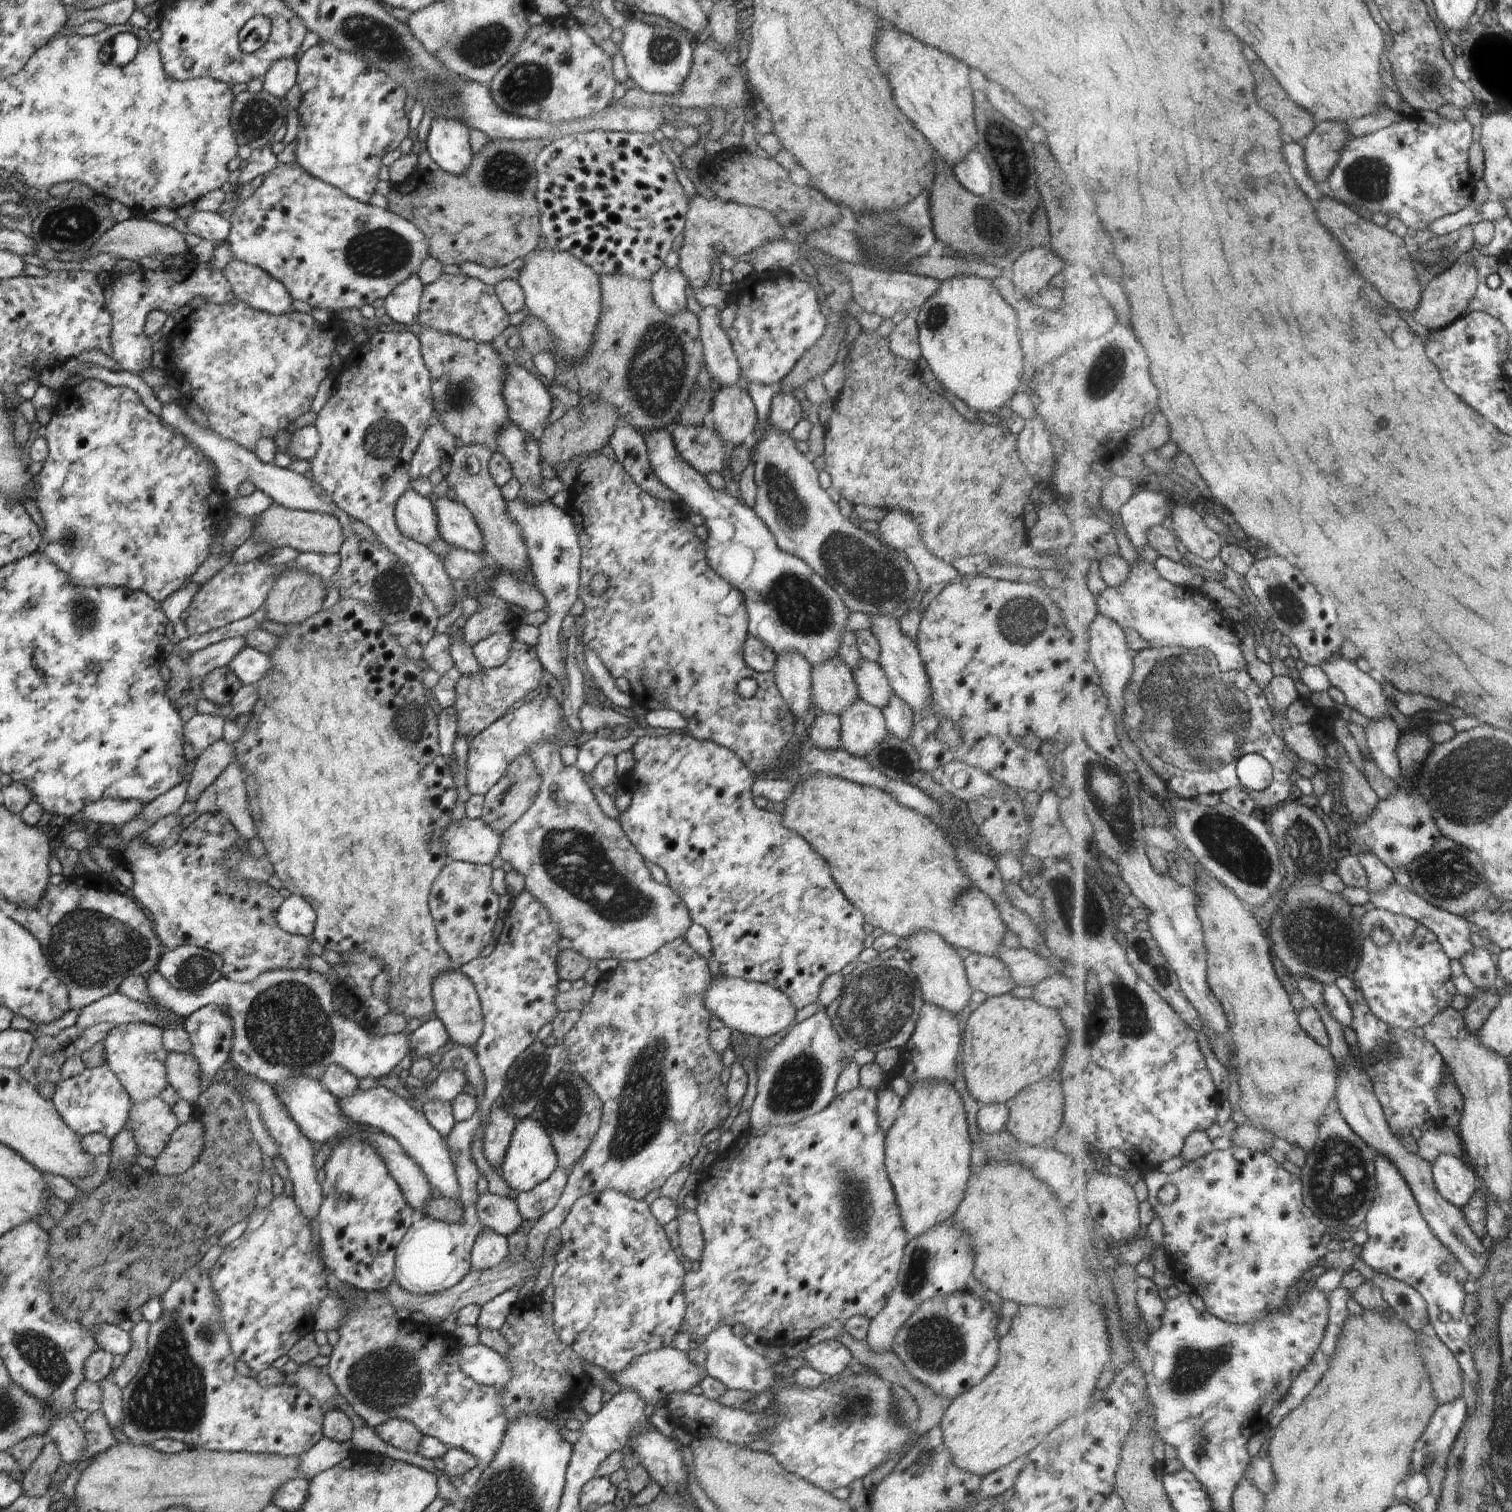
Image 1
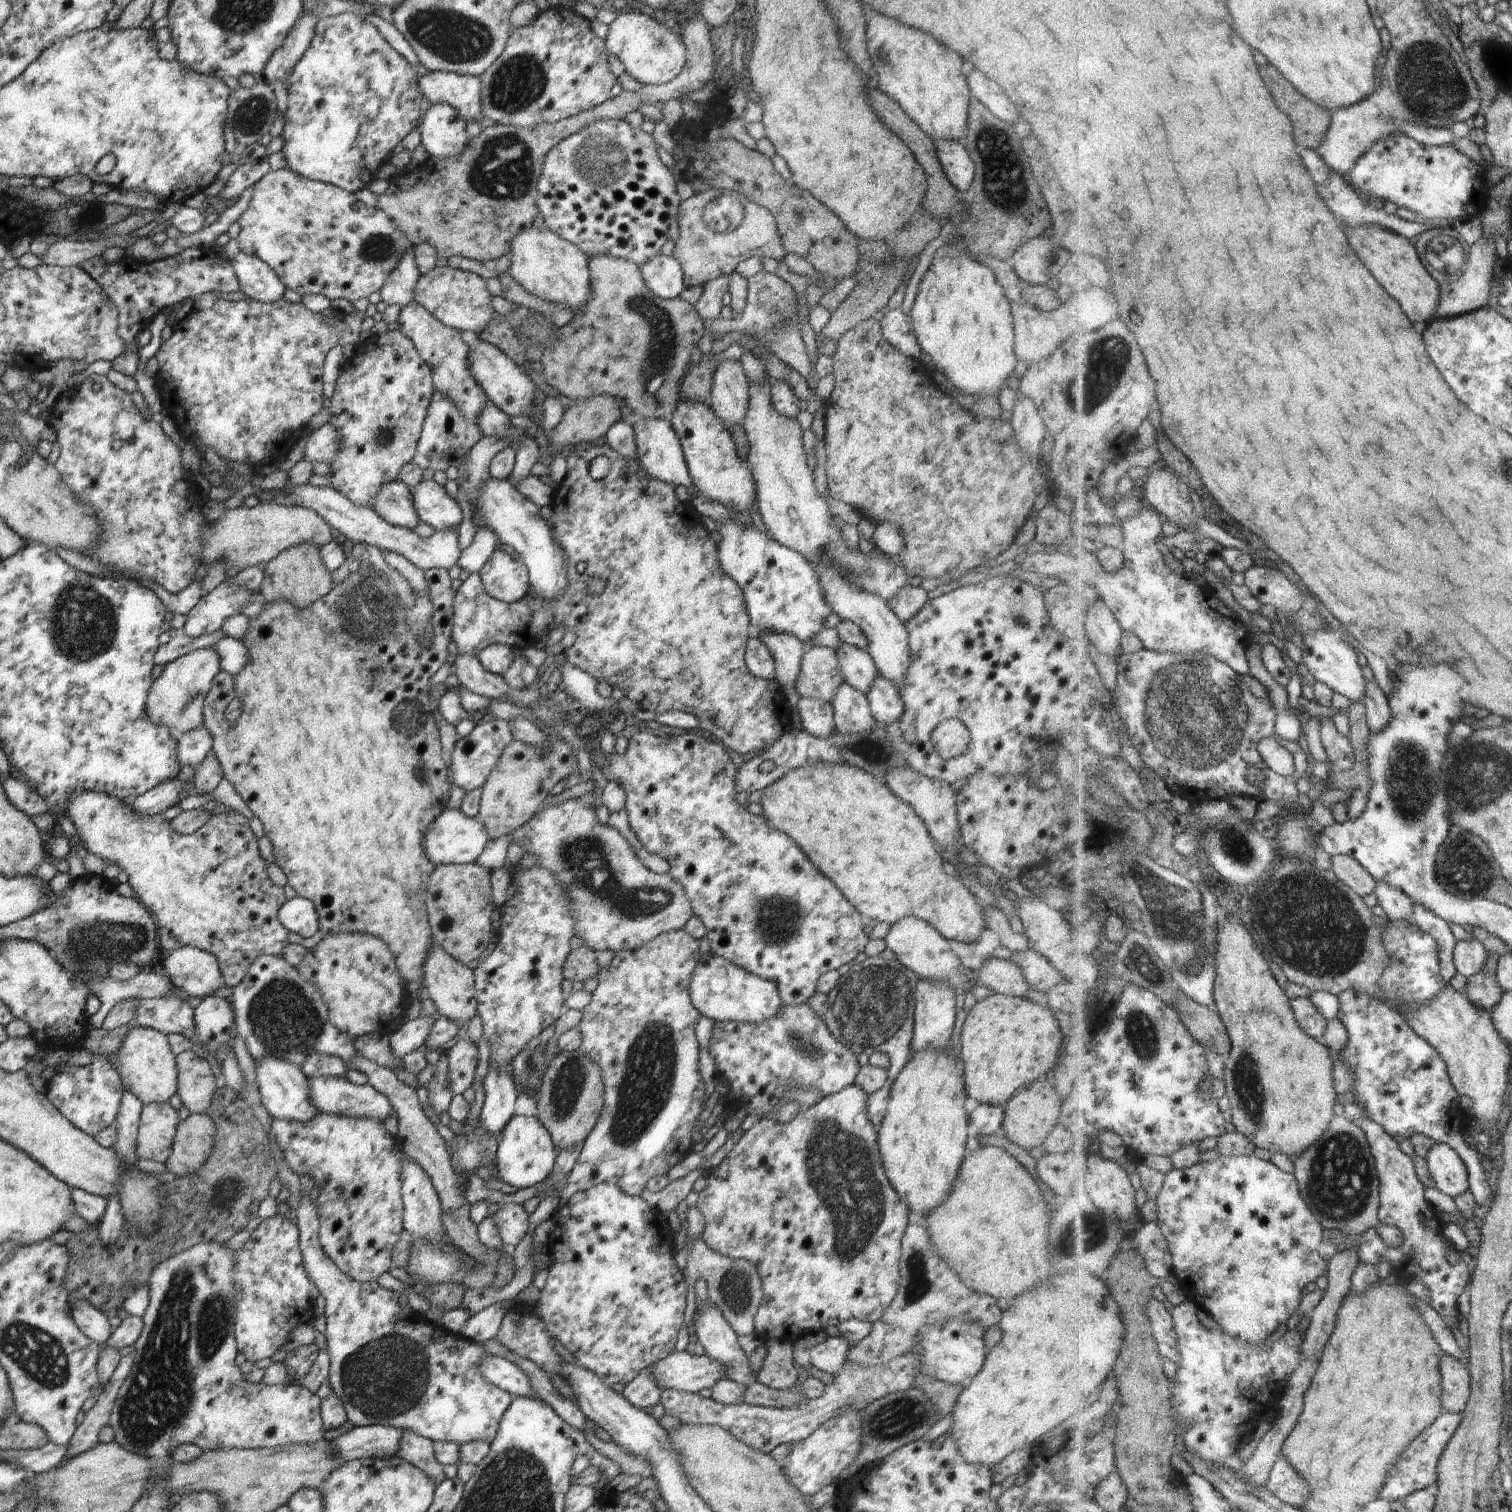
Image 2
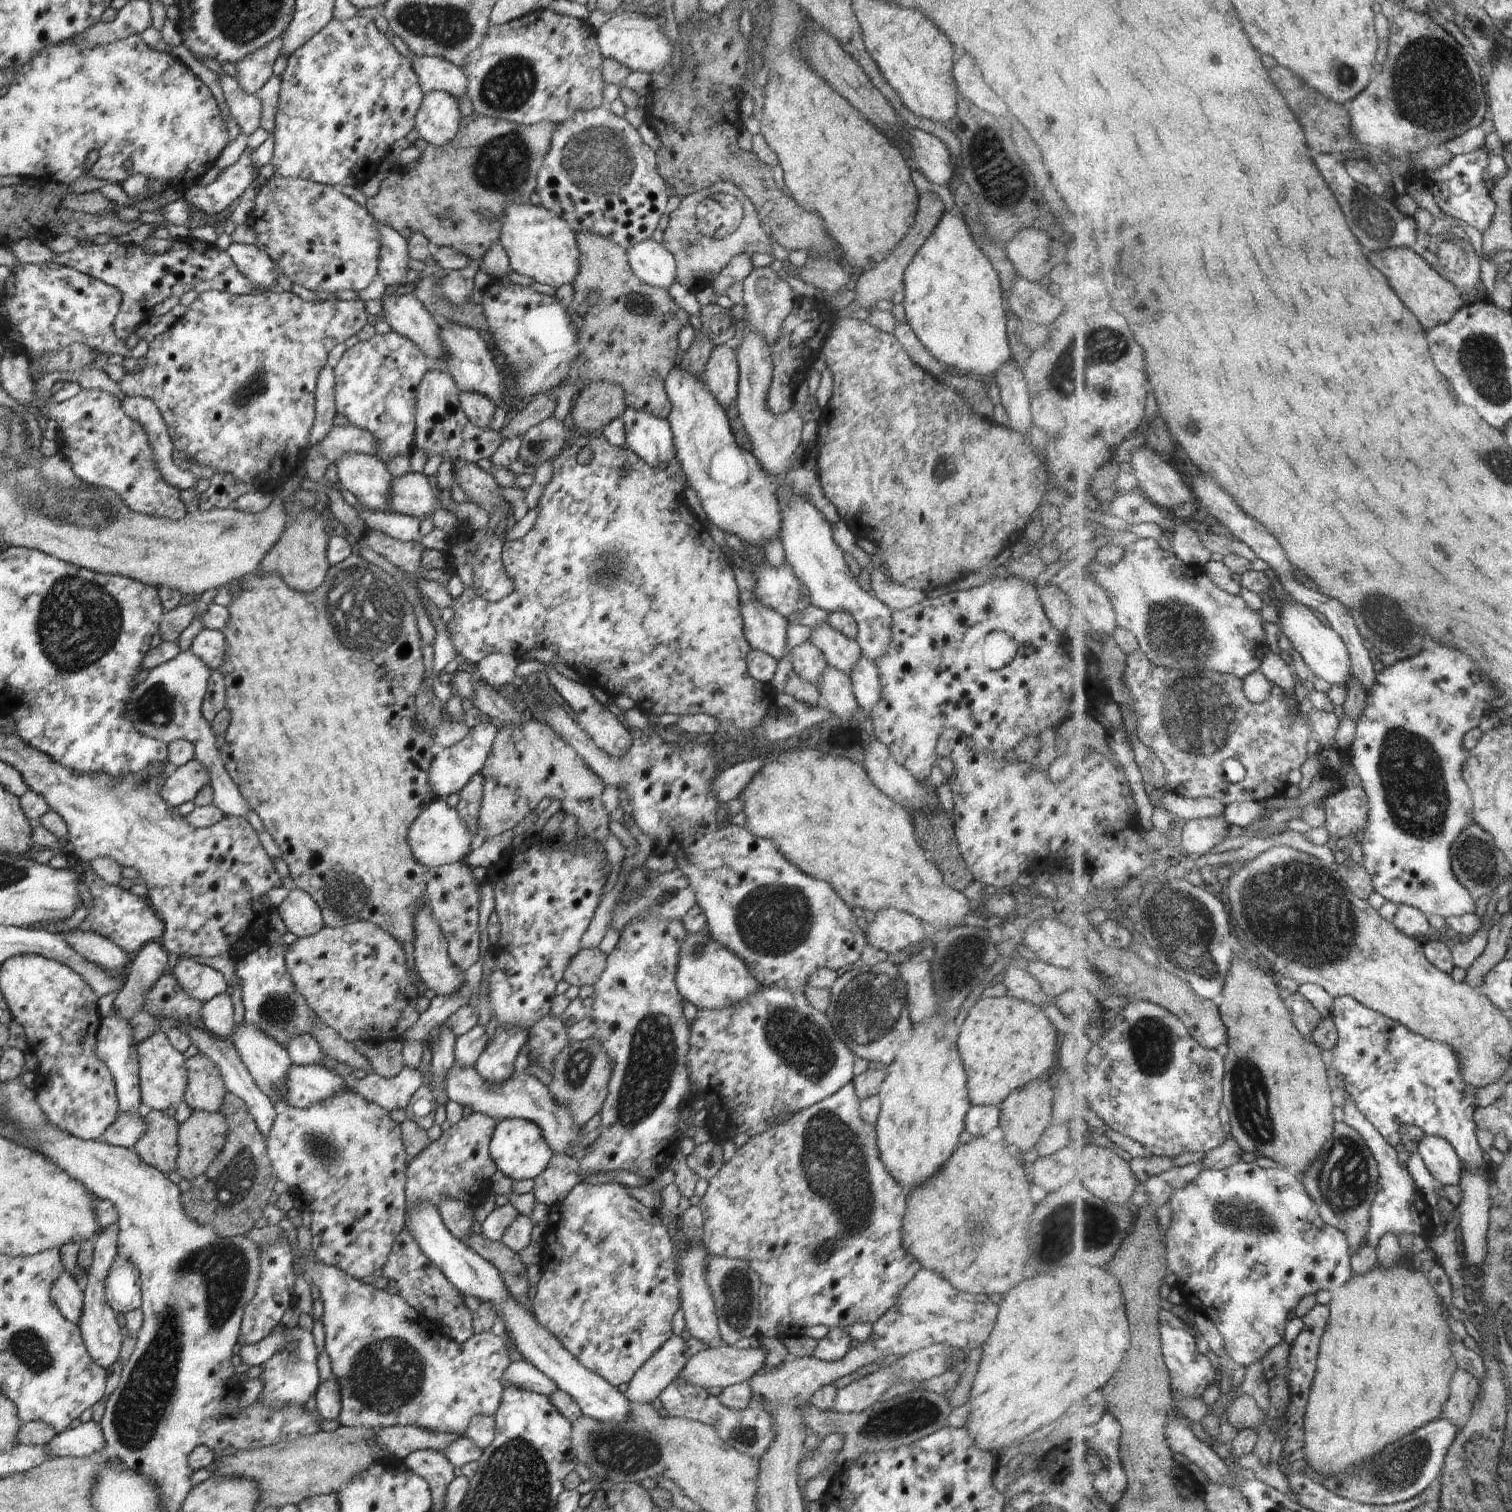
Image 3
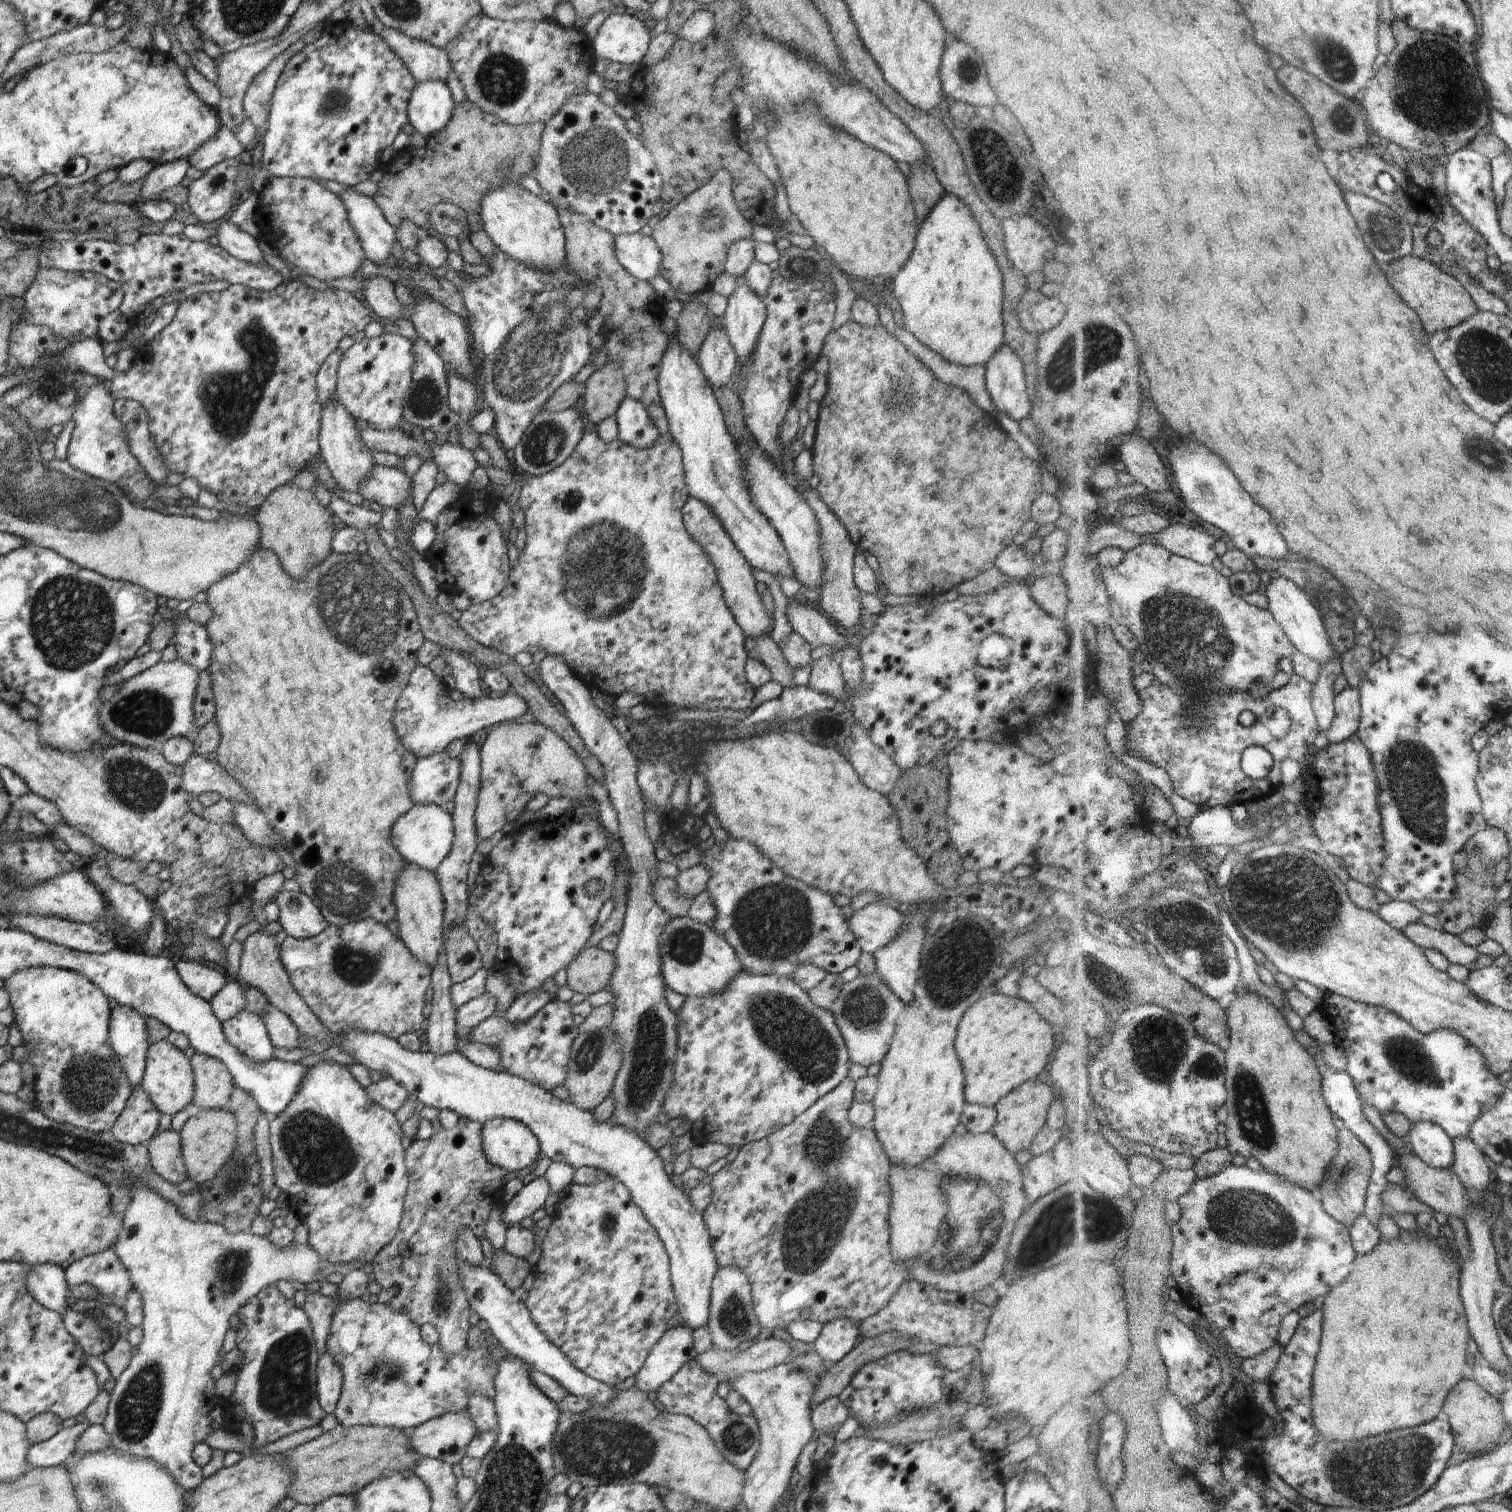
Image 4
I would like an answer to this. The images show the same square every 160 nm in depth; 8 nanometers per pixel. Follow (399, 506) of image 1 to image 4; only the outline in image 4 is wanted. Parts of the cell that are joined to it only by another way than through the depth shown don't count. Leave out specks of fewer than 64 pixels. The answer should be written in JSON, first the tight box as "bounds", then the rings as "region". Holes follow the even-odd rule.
{"bounds":[318,396,376,492],"region":[[[332,396],[334,399],[328,399],[321,406],[320,430],[318,435],[319,454],[321,460],[330,469],[337,486],[346,492],[359,492],[359,484],[364,481],[376,465],[371,457],[371,450],[364,444],[361,434],[354,425],[353,416],[342,406],[342,403]]]}

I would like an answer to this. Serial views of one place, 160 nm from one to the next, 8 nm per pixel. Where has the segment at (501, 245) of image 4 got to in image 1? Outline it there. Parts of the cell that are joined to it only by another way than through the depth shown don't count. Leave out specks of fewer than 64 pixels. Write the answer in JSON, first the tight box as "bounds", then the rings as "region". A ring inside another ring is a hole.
{"bounds":[517,246,601,361],"region":[[[548,246],[543,250],[534,249],[524,262],[517,281],[525,294],[525,305],[530,315],[546,324],[555,338],[555,349],[561,352],[562,357],[569,361],[583,357],[591,347],[601,311],[599,276],[591,266],[573,257],[570,252]]]}

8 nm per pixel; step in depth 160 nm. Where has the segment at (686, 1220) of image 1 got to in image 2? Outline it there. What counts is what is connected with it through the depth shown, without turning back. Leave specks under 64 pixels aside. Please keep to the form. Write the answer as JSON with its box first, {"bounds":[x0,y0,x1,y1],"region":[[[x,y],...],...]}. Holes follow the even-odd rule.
{"bounds":[683,1240,764,1335],"region":[[[693,1240],[690,1245],[687,1265],[683,1270],[686,1282],[707,1282],[708,1300],[722,1313],[730,1328],[739,1335],[755,1332],[755,1314],[764,1298],[761,1278],[755,1264],[744,1259],[731,1259],[712,1250],[703,1240]]]}

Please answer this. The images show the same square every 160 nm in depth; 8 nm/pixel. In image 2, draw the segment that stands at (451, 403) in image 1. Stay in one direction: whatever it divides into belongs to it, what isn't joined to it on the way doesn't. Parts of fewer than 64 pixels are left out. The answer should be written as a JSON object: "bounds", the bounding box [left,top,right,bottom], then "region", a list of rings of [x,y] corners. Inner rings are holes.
{"bounds":[397,301,488,422],"region":[[[410,301],[400,309],[397,322],[397,330],[412,340],[418,354],[431,368],[433,388],[444,393],[469,421],[475,422],[488,398],[470,376],[467,364],[469,348],[460,337],[461,331],[442,324],[416,301]]]}

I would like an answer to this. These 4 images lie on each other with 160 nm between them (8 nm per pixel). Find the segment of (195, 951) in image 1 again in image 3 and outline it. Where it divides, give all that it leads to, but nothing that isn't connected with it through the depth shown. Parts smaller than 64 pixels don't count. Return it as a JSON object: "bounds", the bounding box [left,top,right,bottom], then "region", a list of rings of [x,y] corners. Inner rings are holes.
{"bounds":[171,956,231,1003],"region":[[[186,956],[171,967],[171,972],[181,989],[201,1003],[231,991],[230,985],[220,971],[203,963],[200,964],[194,958]]]}

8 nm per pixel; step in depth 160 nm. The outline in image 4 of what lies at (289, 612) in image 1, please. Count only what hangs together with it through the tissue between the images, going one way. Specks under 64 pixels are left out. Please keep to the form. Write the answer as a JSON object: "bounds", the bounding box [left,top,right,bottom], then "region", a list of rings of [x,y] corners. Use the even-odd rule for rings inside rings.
{"bounds":[252,483,336,580],"region":[[[284,483],[268,495],[268,498],[256,509],[252,518],[259,524],[260,546],[276,553],[283,569],[295,579],[300,580],[313,566],[328,558],[332,552],[331,542],[336,533],[332,524],[332,513],[318,503],[311,489],[302,490],[290,483]]]}

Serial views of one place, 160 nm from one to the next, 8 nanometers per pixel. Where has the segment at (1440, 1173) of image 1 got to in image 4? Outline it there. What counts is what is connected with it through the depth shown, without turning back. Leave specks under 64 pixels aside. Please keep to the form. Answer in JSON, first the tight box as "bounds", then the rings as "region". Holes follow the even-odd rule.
{"bounds":[1407,1123,1457,1169],"region":[[[1414,1123],[1407,1142],[1410,1148],[1431,1167],[1452,1169],[1457,1159],[1455,1139],[1440,1123]]]}

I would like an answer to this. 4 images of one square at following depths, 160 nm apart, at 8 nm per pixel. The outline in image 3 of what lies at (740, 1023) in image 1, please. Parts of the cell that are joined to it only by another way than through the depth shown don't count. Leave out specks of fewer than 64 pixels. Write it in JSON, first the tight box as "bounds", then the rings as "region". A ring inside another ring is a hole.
{"bounds":[675,932,760,1009],"region":[[[708,932],[688,933],[679,946],[675,974],[678,992],[698,1009],[724,1008],[754,994],[760,987],[743,960],[731,950],[712,940]]]}

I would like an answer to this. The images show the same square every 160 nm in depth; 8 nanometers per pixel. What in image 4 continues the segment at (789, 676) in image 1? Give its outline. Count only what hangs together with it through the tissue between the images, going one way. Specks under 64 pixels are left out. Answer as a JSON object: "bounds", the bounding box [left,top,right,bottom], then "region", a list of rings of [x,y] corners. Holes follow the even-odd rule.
{"bounds":[682,496,774,637],"region":[[[690,496],[682,507],[682,516],[688,534],[702,546],[716,567],[717,581],[723,590],[723,599],[734,616],[736,624],[744,631],[746,637],[770,636],[774,628],[774,618],[770,612],[766,613],[766,608],[756,591],[757,581],[752,575],[751,568],[724,530],[720,519],[703,500]]]}

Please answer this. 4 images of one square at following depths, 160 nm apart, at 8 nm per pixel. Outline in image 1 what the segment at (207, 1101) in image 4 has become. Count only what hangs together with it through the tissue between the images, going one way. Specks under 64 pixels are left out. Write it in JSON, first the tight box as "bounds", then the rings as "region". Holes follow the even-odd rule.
{"bounds":[165,1053,207,1104],"region":[[[168,1053],[165,1060],[168,1084],[181,1099],[190,1104],[197,1103],[199,1094],[207,1088],[201,1083],[201,1070],[192,1053]]]}

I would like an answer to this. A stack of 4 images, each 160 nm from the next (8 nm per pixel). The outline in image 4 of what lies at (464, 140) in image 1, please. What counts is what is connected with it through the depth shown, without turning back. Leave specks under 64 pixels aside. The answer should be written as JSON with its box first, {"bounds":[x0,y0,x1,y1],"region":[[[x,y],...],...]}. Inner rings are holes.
{"bounds":[407,79,454,137],"region":[[[428,79],[416,83],[408,101],[407,115],[415,130],[429,137],[448,124],[454,107],[446,82]]]}

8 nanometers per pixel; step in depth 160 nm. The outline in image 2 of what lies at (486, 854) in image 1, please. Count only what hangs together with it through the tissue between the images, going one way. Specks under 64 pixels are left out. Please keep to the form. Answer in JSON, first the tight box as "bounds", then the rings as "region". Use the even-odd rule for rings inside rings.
{"bounds":[422,809,489,864],"region":[[[444,809],[422,833],[422,846],[430,862],[439,864],[475,863],[486,846],[489,836],[475,817],[466,816],[460,809]]]}

